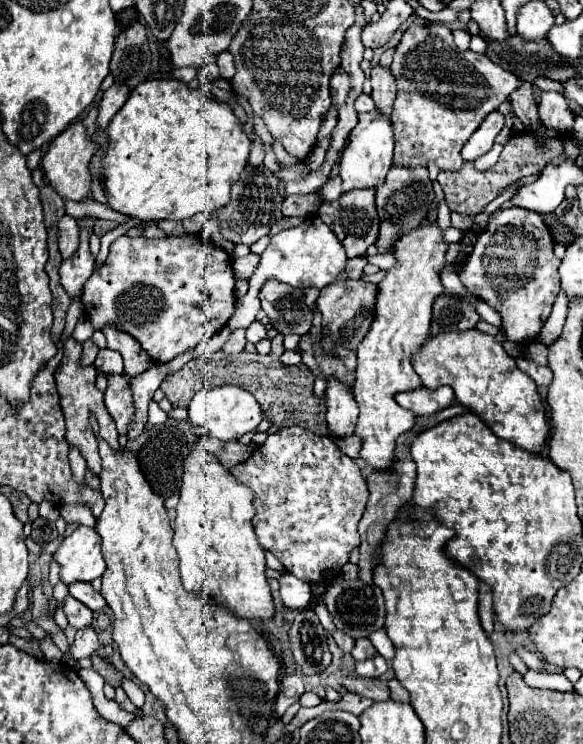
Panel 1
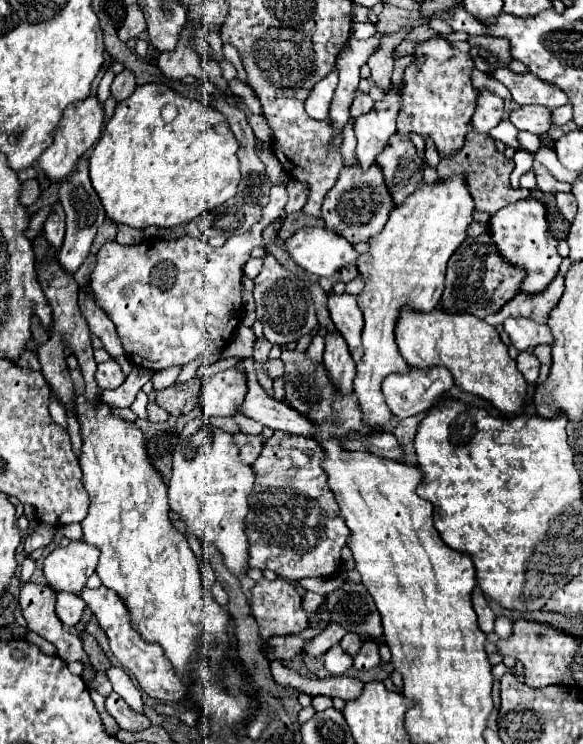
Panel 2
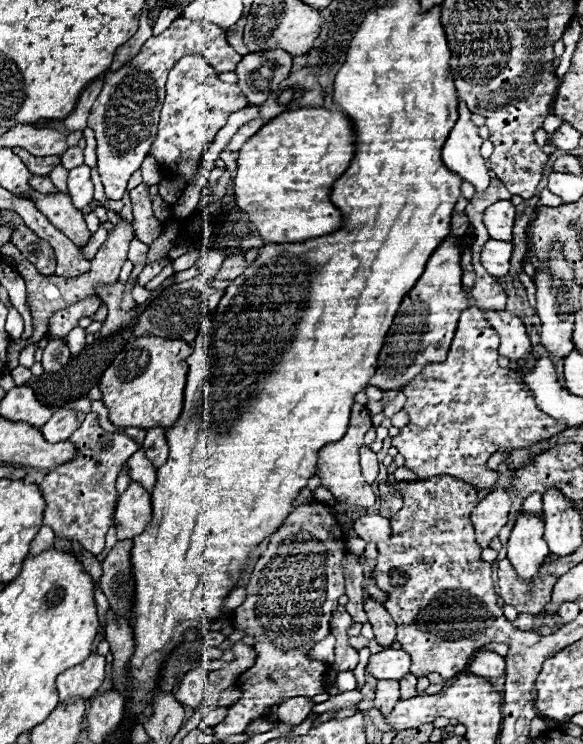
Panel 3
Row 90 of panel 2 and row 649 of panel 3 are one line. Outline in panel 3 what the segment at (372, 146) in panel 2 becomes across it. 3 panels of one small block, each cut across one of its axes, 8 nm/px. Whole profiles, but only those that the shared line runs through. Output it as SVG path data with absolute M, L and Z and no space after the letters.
M386 648L370 656L366 672L376 680L400 680L410 672L410 656L404 650Z

